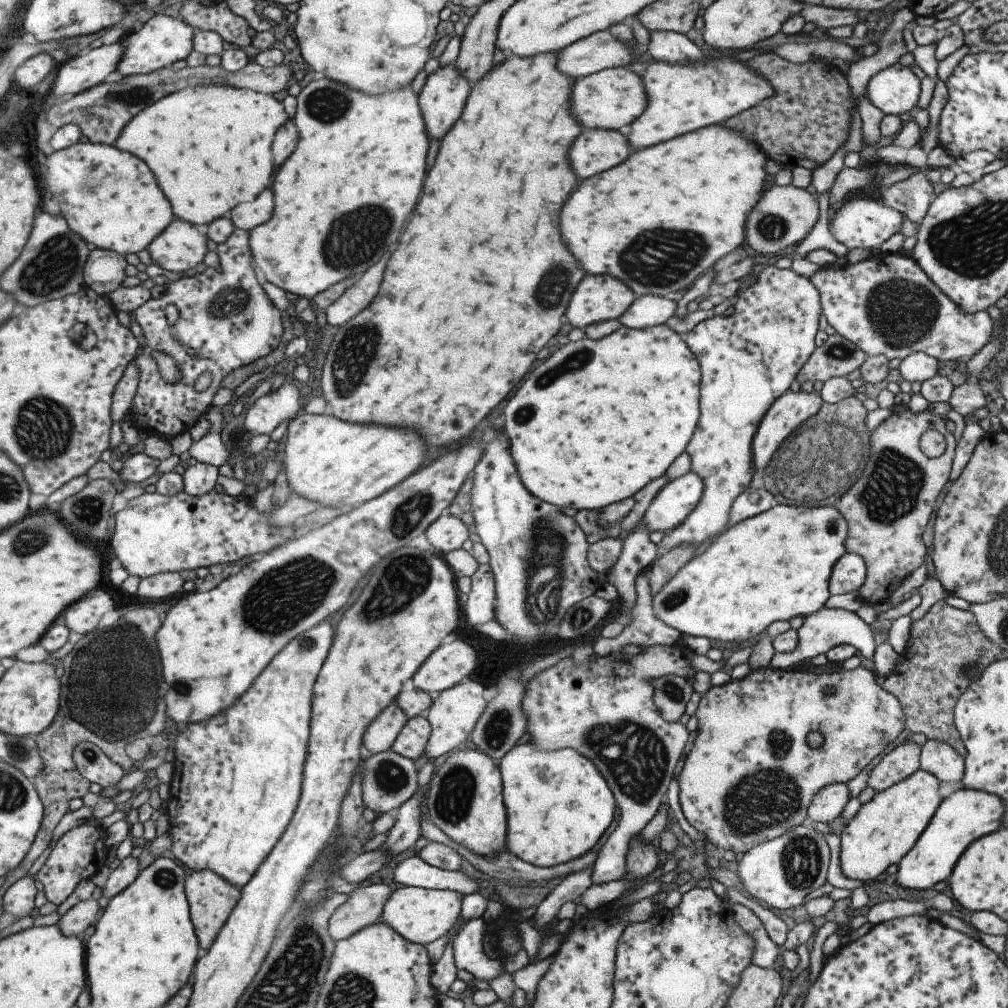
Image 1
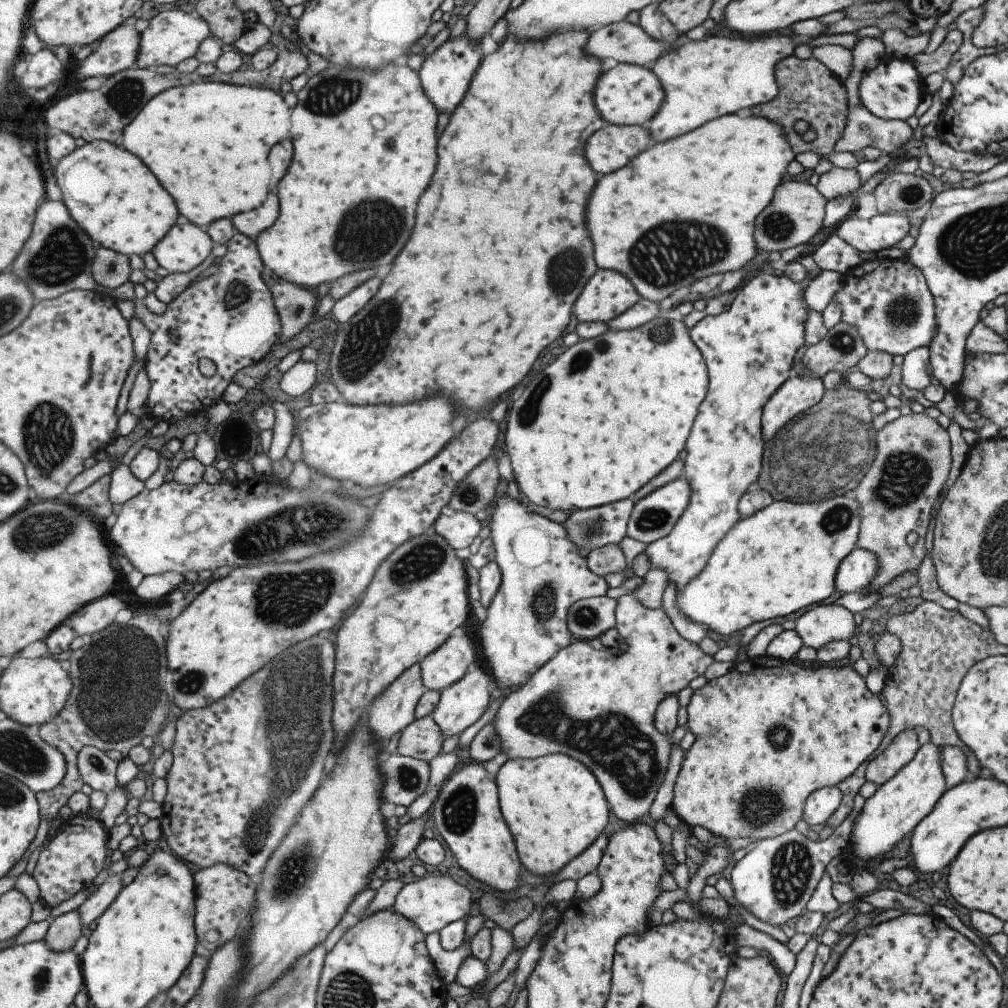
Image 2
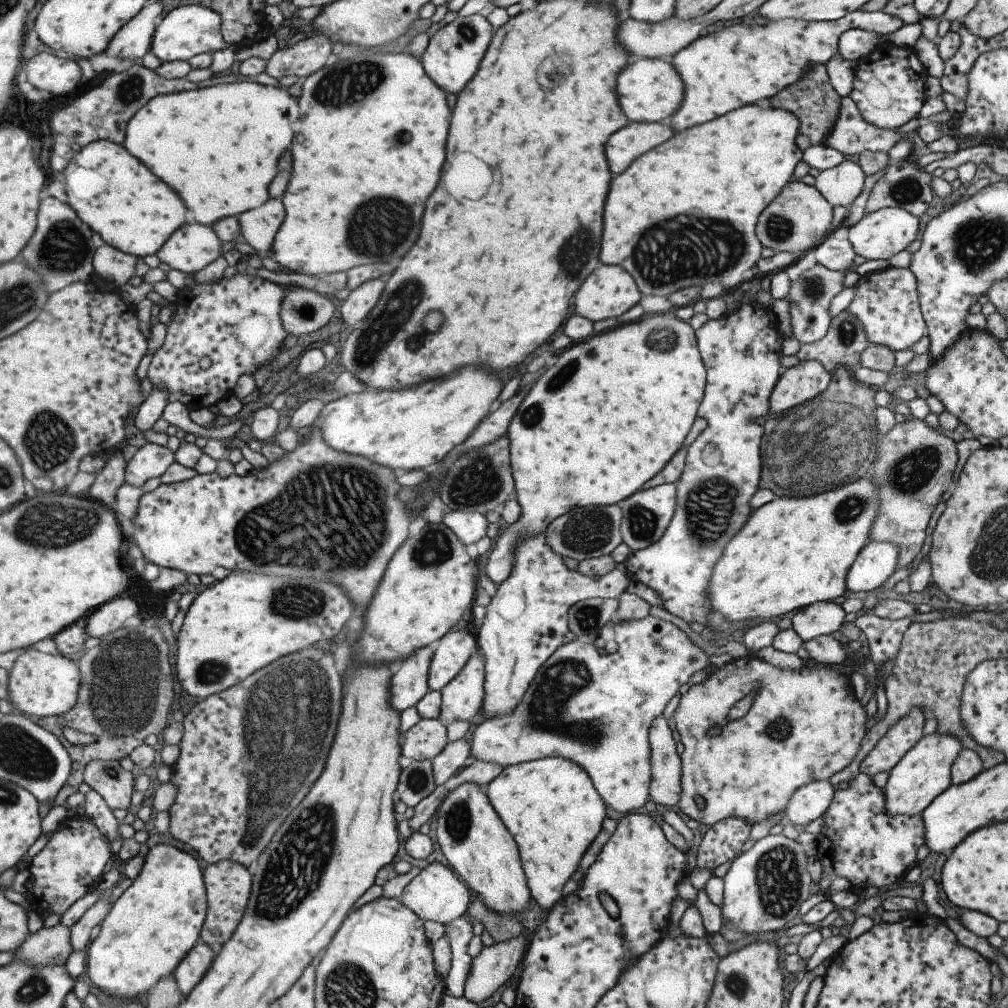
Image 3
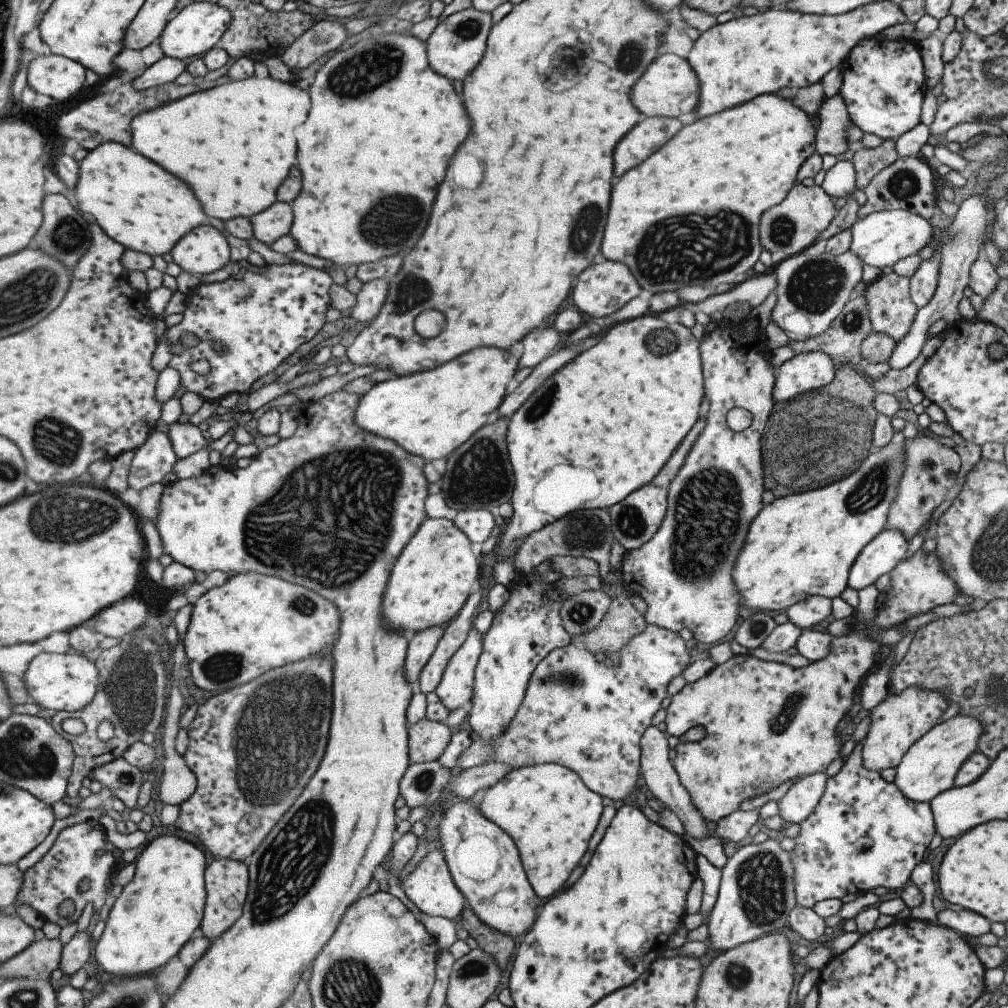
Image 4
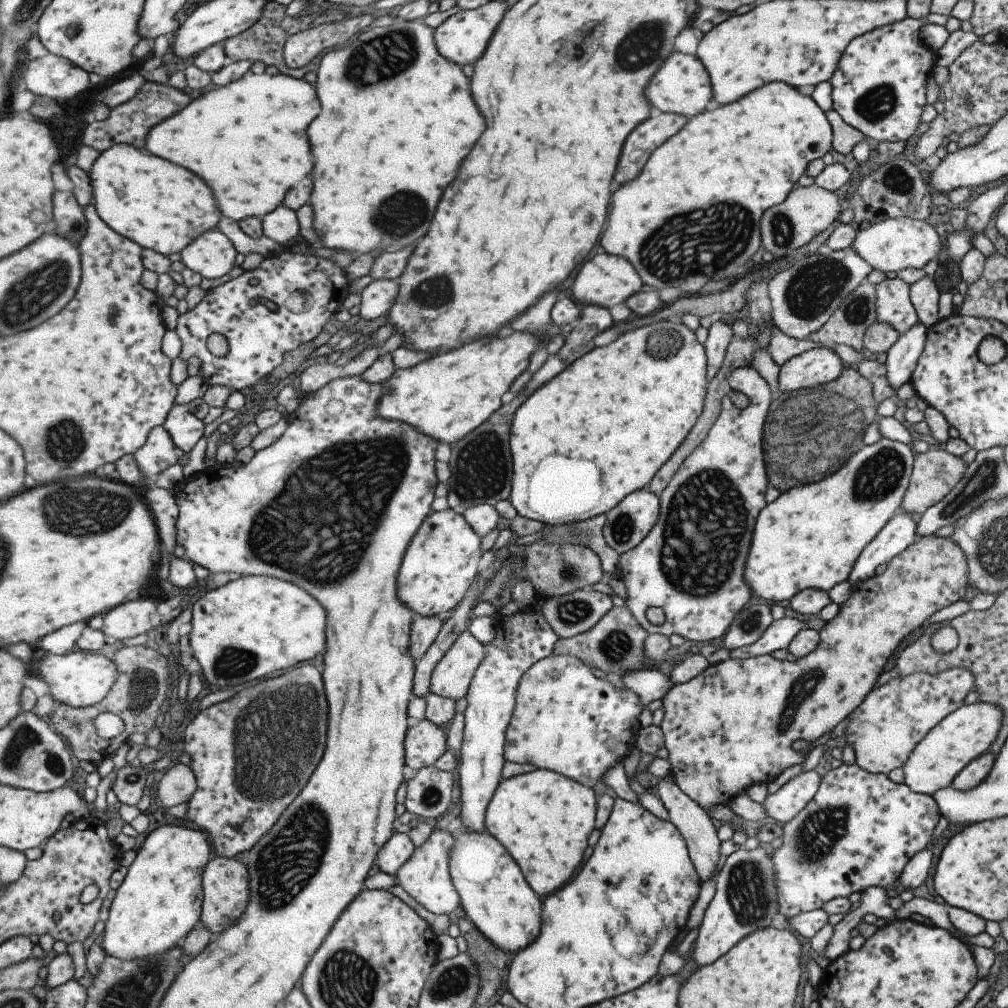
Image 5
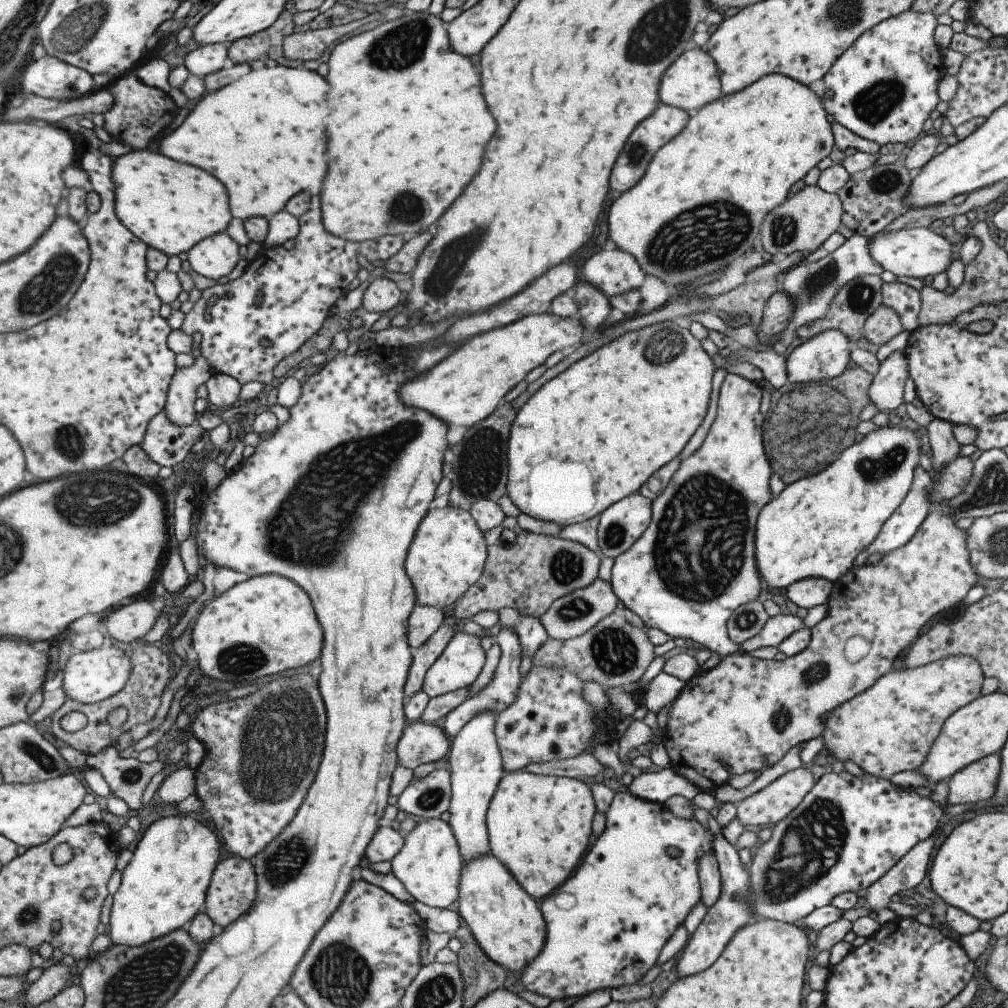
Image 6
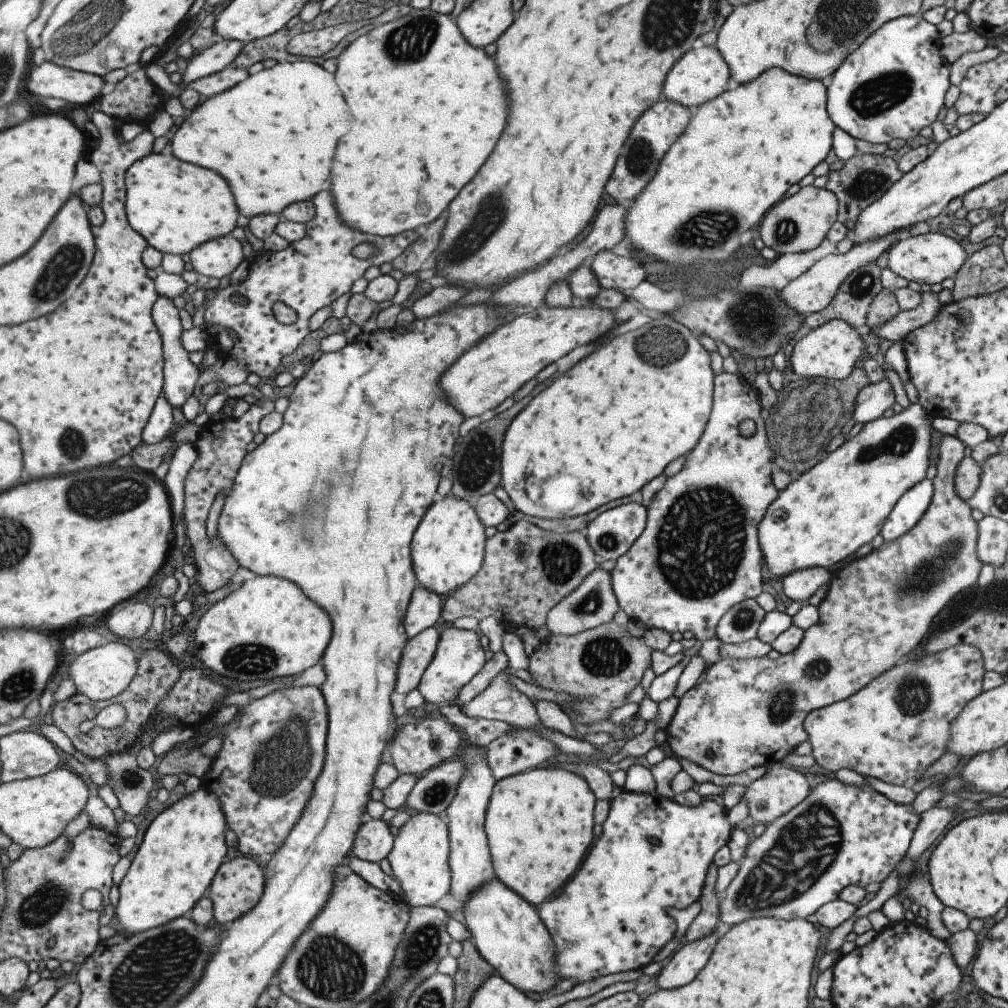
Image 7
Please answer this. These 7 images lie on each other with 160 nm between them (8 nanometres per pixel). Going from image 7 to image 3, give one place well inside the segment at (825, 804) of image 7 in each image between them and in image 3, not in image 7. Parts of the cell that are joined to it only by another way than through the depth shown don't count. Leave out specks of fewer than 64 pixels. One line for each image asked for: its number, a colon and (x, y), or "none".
3: (859, 845)
4: (863, 833)
5: (859, 831)
6: (847, 832)

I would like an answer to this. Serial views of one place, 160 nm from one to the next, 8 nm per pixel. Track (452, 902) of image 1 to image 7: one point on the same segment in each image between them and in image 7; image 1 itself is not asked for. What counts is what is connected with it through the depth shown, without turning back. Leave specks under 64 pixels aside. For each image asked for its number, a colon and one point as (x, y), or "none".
2: (431, 903)
3: (435, 894)
4: (429, 886)
5: (424, 877)
6: (428, 865)
7: (418, 858)

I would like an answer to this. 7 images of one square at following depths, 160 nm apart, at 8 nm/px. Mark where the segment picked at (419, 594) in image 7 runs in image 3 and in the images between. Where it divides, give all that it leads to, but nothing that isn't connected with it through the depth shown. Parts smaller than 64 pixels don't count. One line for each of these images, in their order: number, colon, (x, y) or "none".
3: (408, 684)
4: (421, 644)
5: (423, 630)
6: (423, 620)

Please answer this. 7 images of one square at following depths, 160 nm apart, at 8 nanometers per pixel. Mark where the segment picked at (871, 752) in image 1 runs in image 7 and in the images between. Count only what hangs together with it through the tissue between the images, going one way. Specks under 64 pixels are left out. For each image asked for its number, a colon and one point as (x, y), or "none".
2: (765, 739)
3: (805, 725)
4: (765, 722)
5: (726, 729)
6: (745, 712)
7: (745, 713)

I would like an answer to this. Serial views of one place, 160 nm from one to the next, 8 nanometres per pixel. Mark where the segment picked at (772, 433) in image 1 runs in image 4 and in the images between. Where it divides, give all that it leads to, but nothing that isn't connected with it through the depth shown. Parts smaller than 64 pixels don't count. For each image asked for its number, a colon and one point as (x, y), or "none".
2: (798, 394)
3: (802, 382)
4: (805, 372)

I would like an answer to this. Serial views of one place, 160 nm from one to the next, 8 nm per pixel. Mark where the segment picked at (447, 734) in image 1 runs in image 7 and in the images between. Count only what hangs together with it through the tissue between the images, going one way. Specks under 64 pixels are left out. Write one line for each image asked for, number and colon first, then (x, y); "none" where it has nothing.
2: (460, 705)
3: (461, 698)
4: (454, 689)
5: (450, 679)
6: (459, 663)
7: (458, 656)

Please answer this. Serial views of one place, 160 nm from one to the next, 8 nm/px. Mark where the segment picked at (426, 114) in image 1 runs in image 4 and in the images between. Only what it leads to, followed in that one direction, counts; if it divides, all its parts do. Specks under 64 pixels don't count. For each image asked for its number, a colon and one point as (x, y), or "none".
2: (445, 75)
3: (454, 52)
4: (455, 46)

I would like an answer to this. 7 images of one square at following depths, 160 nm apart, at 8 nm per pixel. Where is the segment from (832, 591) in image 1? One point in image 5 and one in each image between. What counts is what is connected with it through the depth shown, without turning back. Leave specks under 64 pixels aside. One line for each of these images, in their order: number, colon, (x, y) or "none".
2: (854, 573)
3: (874, 564)
4: (886, 549)
5: (899, 533)

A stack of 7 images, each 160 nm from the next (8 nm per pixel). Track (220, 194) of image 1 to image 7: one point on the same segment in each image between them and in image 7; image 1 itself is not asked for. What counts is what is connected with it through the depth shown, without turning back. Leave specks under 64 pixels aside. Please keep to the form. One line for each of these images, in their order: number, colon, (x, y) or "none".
2: (208, 143)
3: (217, 147)
4: (233, 143)
5: (247, 140)
6: (262, 135)
7: (273, 136)

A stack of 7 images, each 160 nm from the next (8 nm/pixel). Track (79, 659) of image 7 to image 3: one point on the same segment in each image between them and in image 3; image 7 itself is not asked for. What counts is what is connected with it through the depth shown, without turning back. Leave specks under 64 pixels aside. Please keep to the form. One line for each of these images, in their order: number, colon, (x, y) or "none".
3: (42, 684)
4: (65, 682)
5: (78, 680)
6: (92, 676)

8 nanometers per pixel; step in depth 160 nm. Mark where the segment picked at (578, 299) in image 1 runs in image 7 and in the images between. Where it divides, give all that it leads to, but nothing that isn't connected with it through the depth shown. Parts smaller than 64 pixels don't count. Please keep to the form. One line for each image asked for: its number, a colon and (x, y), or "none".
2: (607, 294)
3: (608, 292)
4: (605, 286)
5: (606, 280)
6: (612, 271)
7: (612, 271)

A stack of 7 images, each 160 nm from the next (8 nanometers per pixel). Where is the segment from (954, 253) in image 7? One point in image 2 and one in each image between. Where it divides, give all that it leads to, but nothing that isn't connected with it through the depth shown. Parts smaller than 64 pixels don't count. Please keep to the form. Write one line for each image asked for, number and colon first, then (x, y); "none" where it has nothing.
2: (882, 231)
3: (879, 235)
4: (880, 239)
5: (889, 245)
6: (918, 252)

